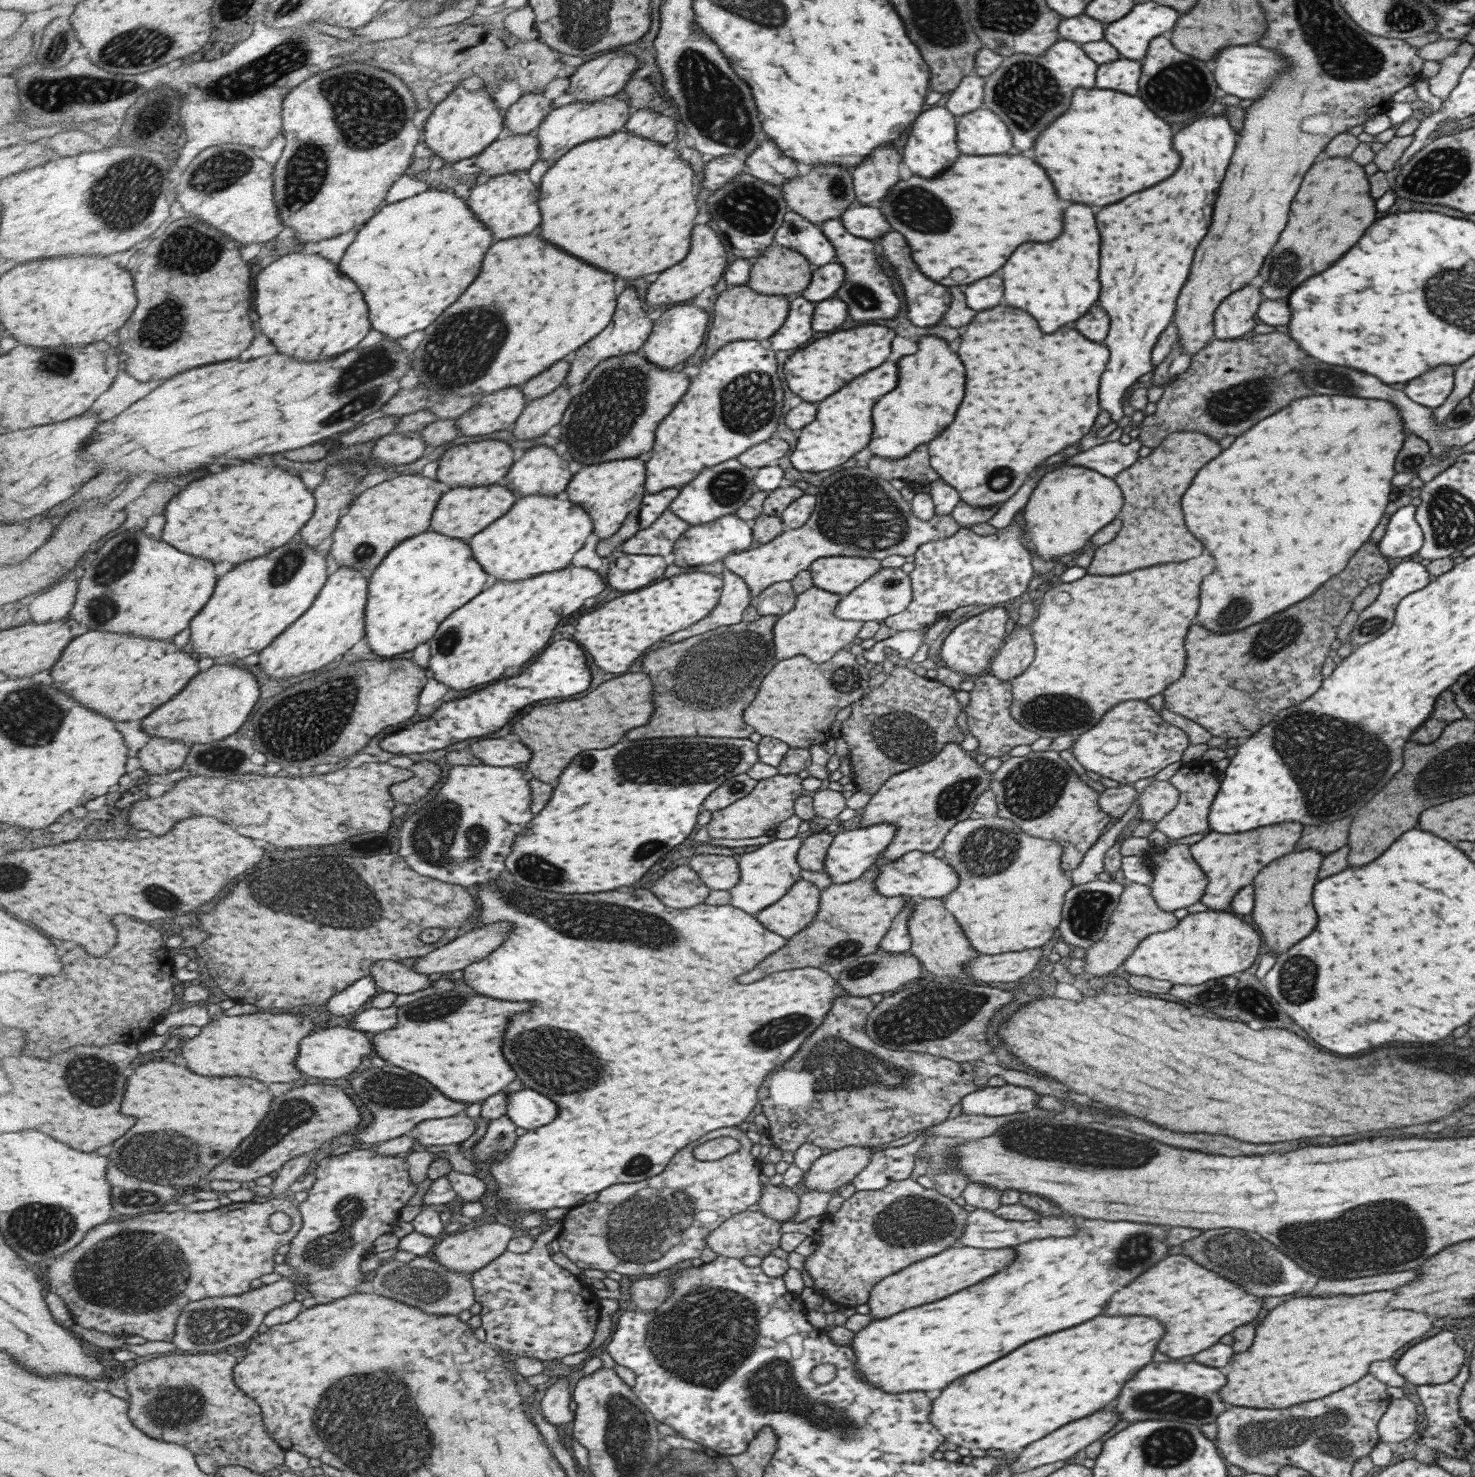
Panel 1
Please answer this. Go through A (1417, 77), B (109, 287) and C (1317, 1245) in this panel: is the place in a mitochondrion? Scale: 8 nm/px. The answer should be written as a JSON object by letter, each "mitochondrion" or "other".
{"A":"other","B":"other","C":"mitochondrion"}

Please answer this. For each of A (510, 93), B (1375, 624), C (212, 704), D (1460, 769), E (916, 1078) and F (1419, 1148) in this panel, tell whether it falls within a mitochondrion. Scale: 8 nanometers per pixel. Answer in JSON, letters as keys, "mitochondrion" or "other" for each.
{"A":"other","B":"mitochondrion","C":"other","D":"mitochondrion","E":"mitochondrion","F":"other"}

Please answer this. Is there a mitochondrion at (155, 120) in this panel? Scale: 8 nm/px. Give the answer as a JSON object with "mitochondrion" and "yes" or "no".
{"mitochondrion":"no"}

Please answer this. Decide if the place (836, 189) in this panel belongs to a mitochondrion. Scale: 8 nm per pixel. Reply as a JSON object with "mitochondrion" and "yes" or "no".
{"mitochondrion":"yes"}

